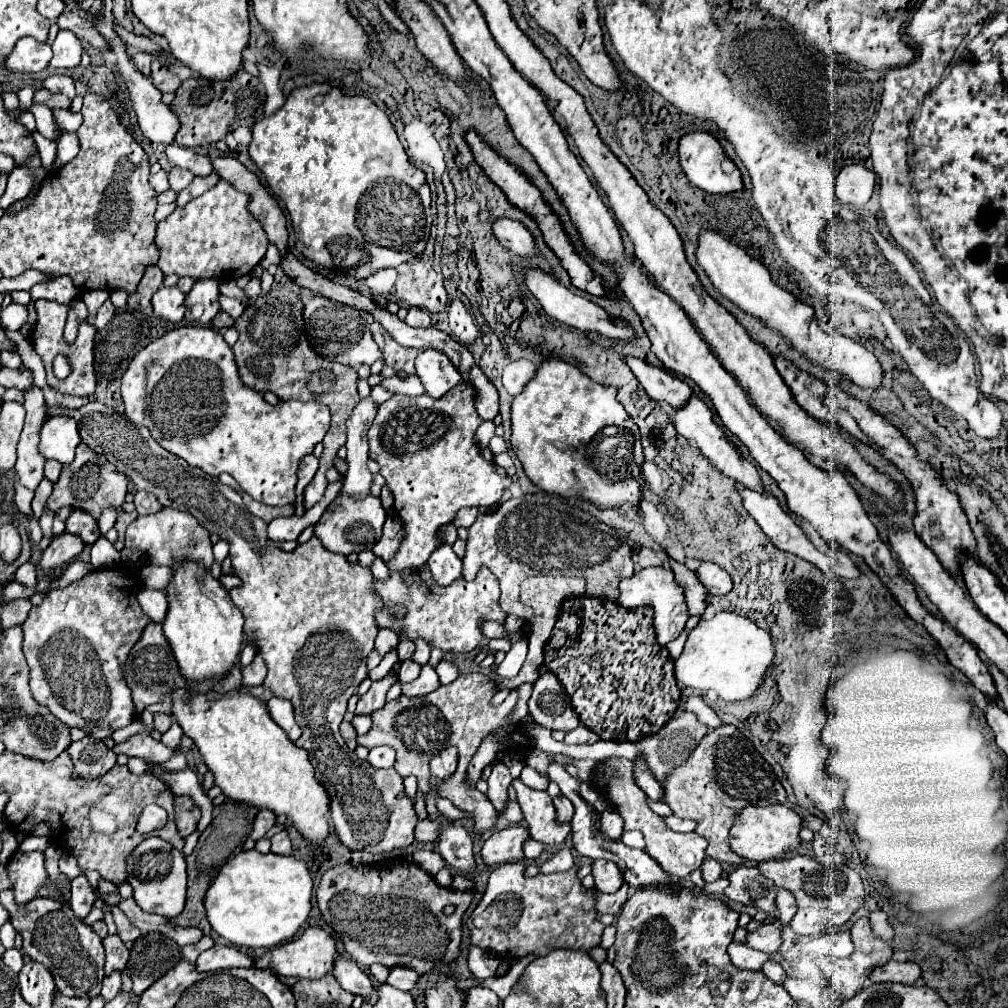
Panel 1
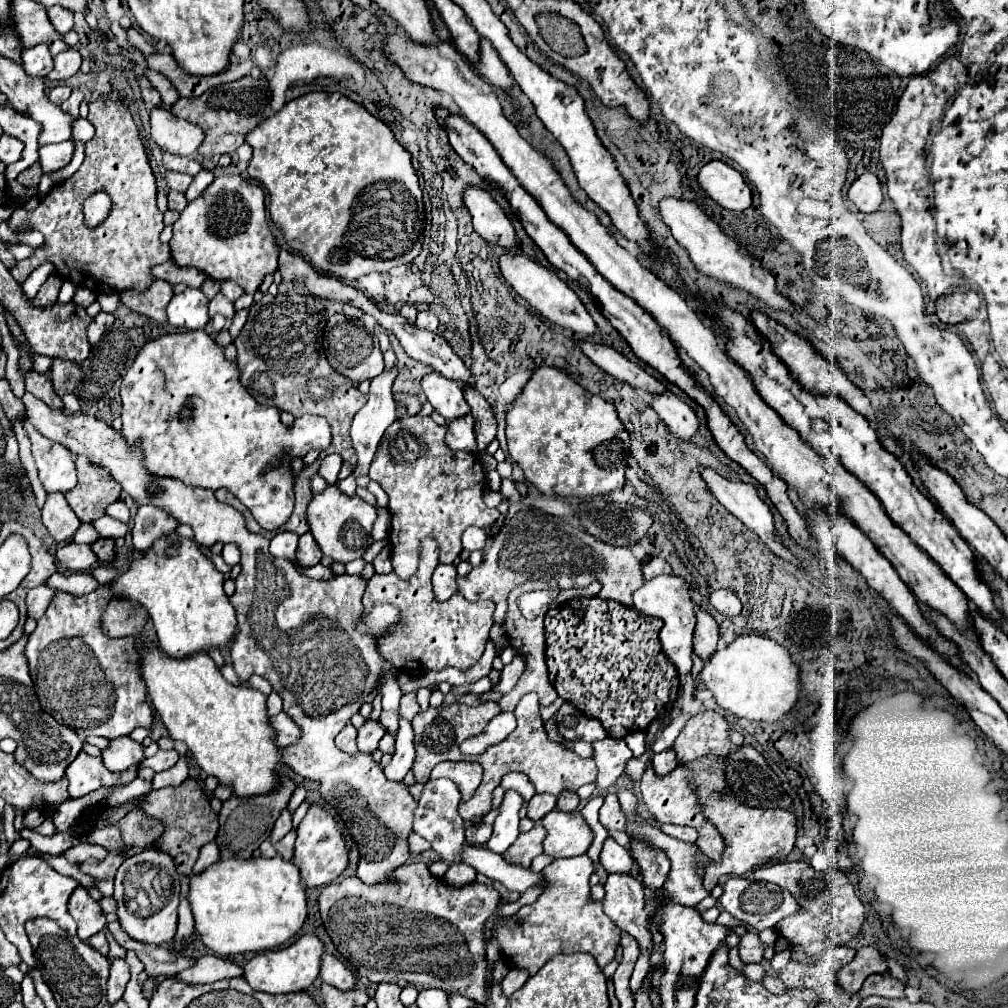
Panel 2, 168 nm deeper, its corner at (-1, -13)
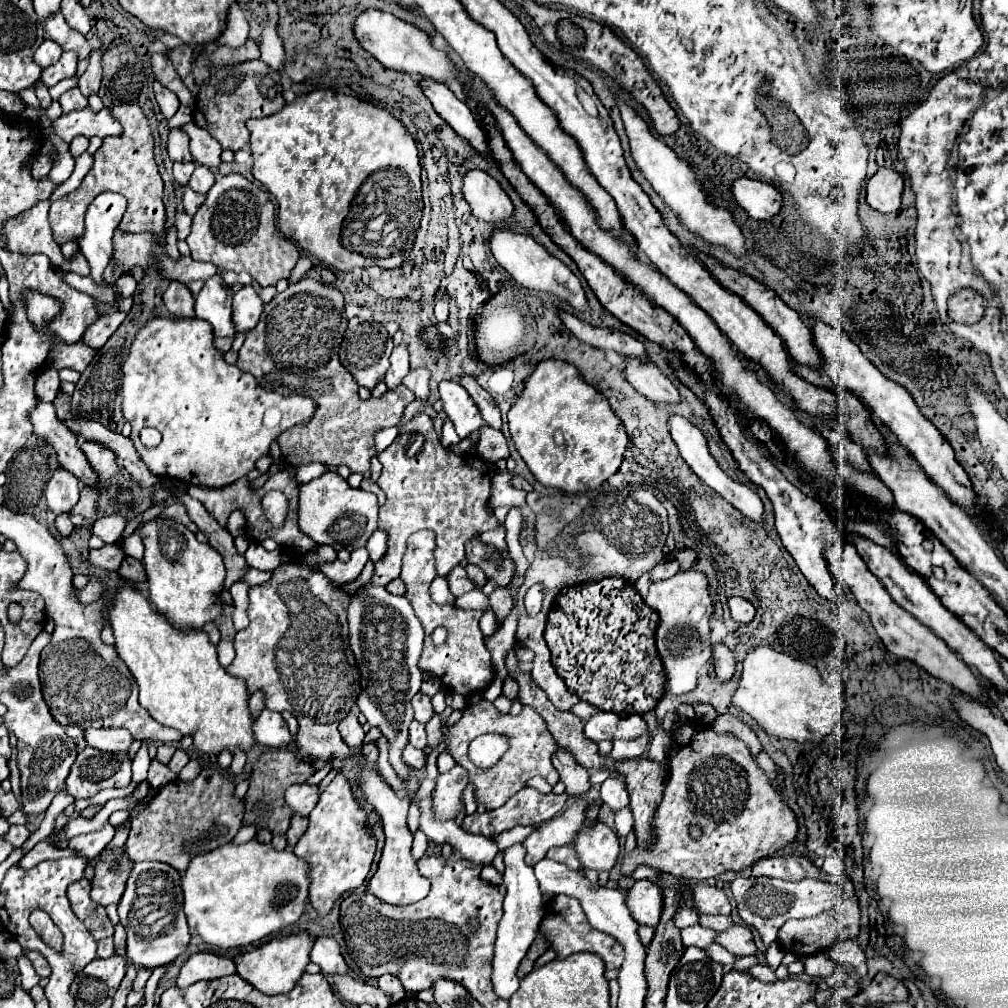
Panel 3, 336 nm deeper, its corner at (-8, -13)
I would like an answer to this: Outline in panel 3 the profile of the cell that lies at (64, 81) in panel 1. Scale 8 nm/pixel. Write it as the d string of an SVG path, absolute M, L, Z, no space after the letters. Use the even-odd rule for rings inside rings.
M71 88L67 90L61 98L59 98L59 104L63 108L63 112L73 112L73 110L83 110L87 106L87 98L79 92L79 88Z

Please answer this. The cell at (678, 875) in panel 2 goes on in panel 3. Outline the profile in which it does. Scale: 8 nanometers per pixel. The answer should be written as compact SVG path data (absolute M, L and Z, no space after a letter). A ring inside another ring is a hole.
M695 884L693 888L693 904L701 914L729 914L731 904L723 890L707 884Z

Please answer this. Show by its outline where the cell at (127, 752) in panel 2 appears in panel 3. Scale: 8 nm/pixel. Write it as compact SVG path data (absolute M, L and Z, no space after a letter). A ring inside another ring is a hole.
M87 728L85 730L85 740L89 746L99 748L103 752L109 754L127 754L131 744L133 744L133 736L127 730L121 728Z

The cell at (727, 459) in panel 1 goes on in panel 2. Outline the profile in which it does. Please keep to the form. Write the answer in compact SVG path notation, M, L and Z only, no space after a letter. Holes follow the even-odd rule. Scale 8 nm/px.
M672 392L654 394L650 404L654 404L656 414L664 420L670 432L682 436L684 440L690 440L692 436L698 434L698 418L694 410Z

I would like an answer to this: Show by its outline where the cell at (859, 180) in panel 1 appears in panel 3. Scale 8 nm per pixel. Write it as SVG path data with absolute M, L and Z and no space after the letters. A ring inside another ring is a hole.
M879 168L867 182L867 204L883 214L895 212L901 202L903 178L899 172Z

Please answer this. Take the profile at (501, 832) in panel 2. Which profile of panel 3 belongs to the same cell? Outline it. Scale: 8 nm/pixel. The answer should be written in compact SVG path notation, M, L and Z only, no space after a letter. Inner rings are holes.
M513 844L507 850L503 850L503 862L505 862L505 874L503 874L503 884L507 886L507 894L505 894L505 914L499 922L499 930L497 930L497 942L495 942L495 958L493 958L493 986L495 986L495 994L499 998L509 1000L511 994L515 994L515 990L519 988L519 978L517 978L517 966L519 962L525 958L529 946L533 944L535 936L537 936L537 928L541 918L545 916L545 908L543 908L543 896L539 890L539 882L535 882L533 876L533 868L527 866L523 862L525 858L525 850L523 844Z

